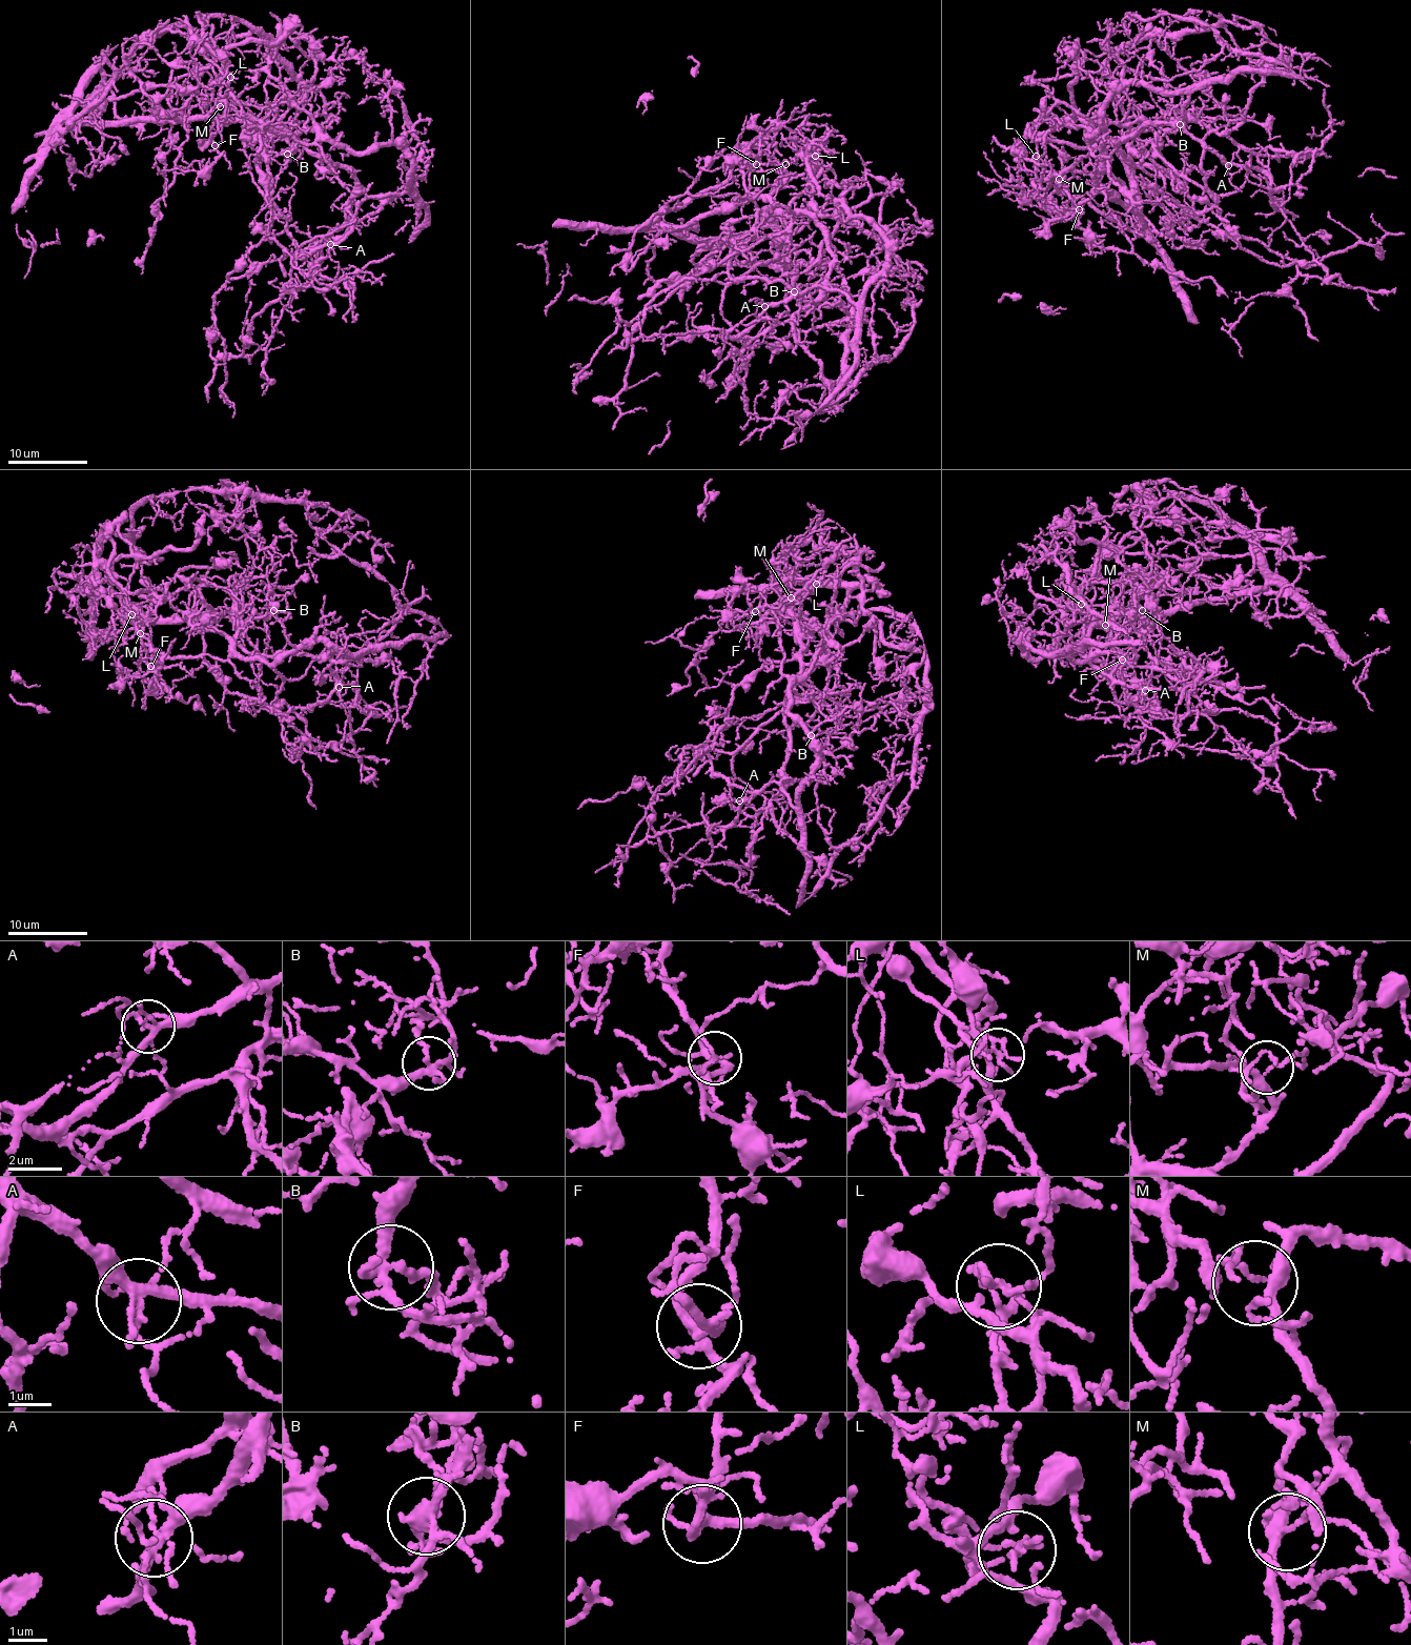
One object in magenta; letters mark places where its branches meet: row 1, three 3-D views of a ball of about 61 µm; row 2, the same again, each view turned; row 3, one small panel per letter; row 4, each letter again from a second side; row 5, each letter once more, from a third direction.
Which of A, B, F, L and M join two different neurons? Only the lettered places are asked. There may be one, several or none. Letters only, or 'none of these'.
A, B, L

